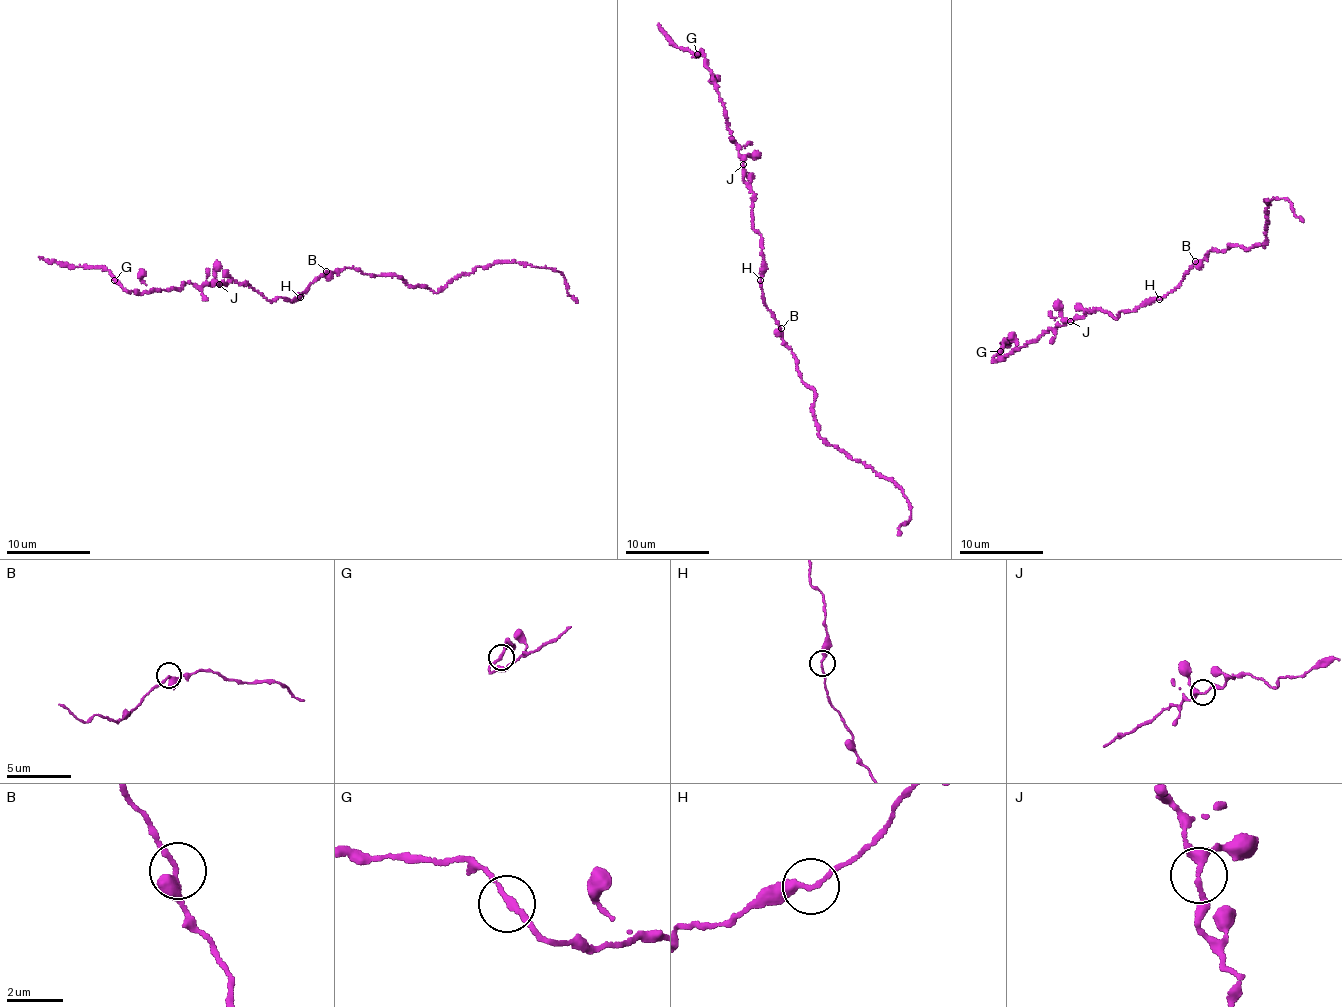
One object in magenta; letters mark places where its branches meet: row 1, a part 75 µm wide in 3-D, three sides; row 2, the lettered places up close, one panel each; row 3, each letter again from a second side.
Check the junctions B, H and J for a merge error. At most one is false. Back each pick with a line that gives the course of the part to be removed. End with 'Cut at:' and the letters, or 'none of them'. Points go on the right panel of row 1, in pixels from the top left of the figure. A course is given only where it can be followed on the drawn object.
Cut at: none of them

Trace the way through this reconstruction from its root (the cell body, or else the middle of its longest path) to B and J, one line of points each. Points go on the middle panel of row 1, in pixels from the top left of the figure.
B: (760, 280), (764, 303), (781, 328)
J: (760, 280), (761, 234), (753, 228), (753, 194), (743, 180), (743, 163)

